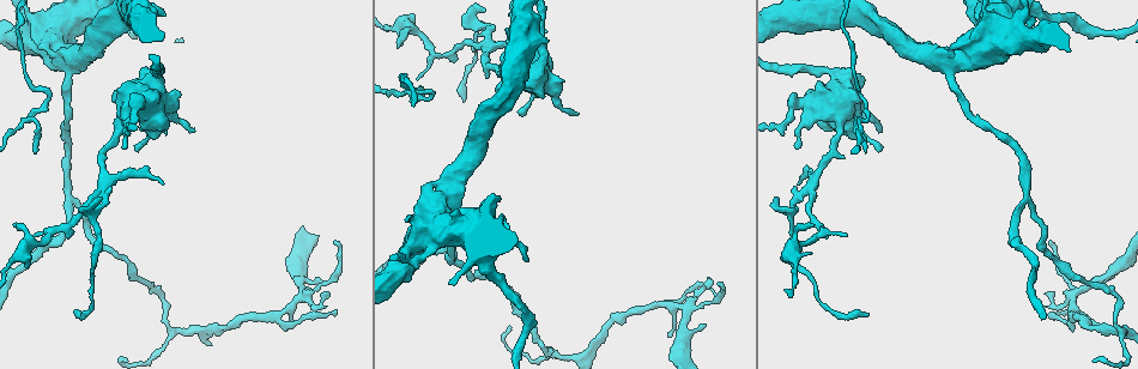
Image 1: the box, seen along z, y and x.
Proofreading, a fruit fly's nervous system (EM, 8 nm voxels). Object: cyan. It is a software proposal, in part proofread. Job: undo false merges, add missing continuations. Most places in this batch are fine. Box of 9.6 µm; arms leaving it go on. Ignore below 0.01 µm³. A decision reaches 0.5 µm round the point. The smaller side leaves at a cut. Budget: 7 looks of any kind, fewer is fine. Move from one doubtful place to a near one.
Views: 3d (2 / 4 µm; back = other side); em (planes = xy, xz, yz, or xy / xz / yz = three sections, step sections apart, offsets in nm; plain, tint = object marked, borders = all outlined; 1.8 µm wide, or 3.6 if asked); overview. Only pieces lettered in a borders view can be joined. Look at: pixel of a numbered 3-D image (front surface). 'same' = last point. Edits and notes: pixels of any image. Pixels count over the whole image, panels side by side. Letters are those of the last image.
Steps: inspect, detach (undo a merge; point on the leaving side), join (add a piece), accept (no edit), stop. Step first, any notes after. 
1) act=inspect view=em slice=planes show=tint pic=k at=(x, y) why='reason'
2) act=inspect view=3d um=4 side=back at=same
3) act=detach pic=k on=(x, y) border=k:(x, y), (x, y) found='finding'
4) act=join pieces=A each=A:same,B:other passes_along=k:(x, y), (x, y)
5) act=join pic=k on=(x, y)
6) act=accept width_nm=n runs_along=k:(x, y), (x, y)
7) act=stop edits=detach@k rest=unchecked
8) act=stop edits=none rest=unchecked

act=inspect view=em um=3.6 slice=xy step=4 show=borders pic=1 at=(100, 196) why='thin end'

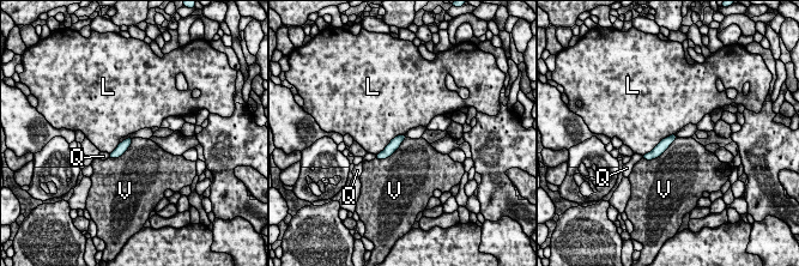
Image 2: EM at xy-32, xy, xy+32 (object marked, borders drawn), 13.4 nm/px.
act=inspect view=em um=3.6 slice=planes show=borders at=same why='cut it another way'

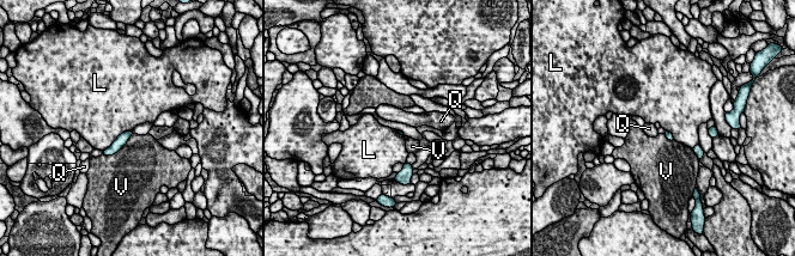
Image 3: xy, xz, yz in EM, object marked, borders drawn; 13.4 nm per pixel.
act=accept each=L:other,Q:other,V:other border=3:(131, 129), (121, 133), (103, 151) found='none of them fits'

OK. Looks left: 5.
act=inspect view=3d um=4 pic=1 at=(429, 97) why='sharp bend'

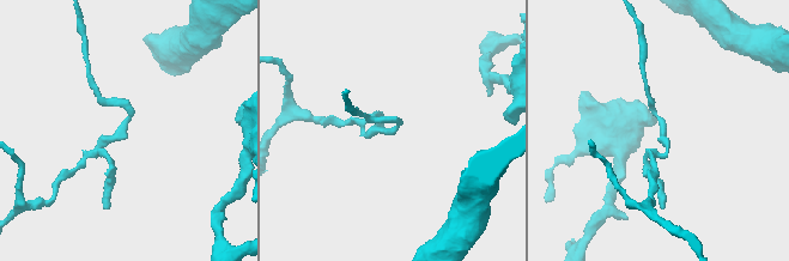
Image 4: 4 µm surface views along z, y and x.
act=inspect view=em slice=yz step=4 show=tint pic=4 at=(394, 128)

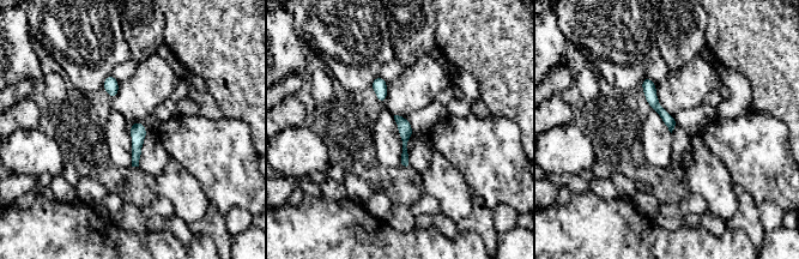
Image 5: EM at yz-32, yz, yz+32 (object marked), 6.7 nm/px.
act=inspect view=em slice=planes show=borders at=same why='another direction'

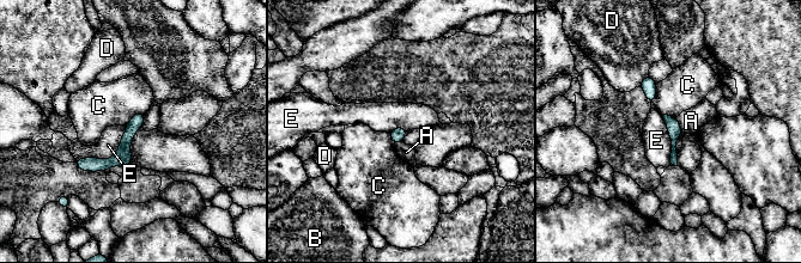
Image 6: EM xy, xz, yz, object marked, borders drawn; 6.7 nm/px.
act=accept each=A:other,B:other,C:other,D:other,E:other border=6:(126, 126), (111, 157), (76, 160) found='continuous, no second neuron'

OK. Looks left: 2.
act=inspect view=3d um=2 side=back pic=1 at=(418, 268) why='branch stops here'

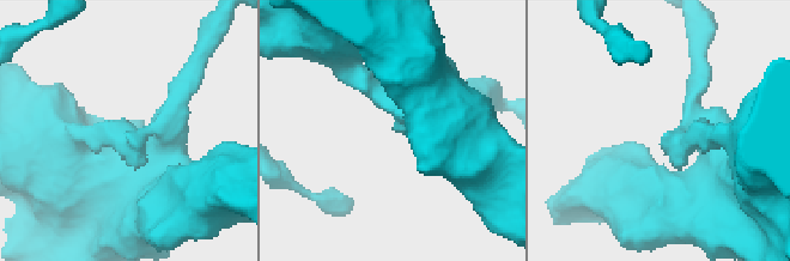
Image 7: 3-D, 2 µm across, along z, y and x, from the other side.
act=inspect view=em slice=planes show=borders pic=7 at=(664, 134) why='need the tissue'

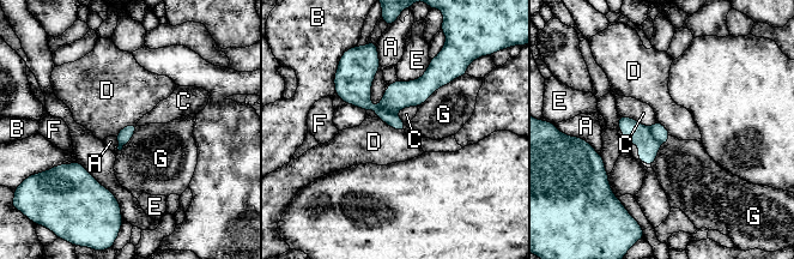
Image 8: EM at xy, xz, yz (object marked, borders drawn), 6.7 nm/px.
act=accept each=A:other,B:other,C:other,D:other,E:other,F:other,G:other border=8:(377, 116), (392, 127), (404, 131) found='none of them fits'

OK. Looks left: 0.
act=stop edits=none rest=unchecked

